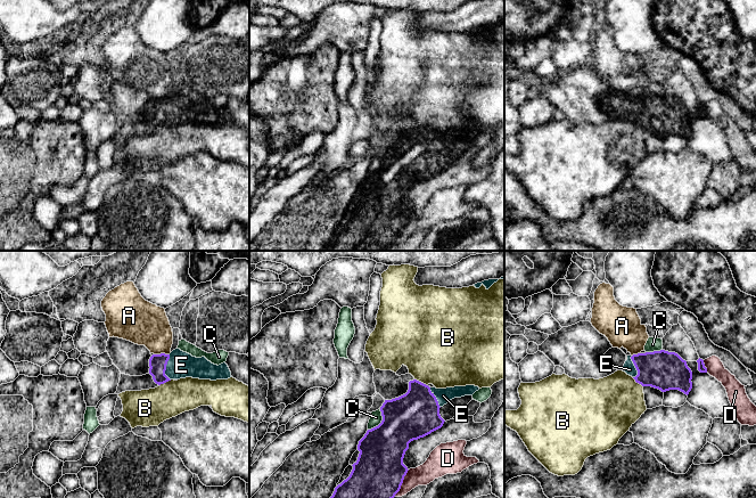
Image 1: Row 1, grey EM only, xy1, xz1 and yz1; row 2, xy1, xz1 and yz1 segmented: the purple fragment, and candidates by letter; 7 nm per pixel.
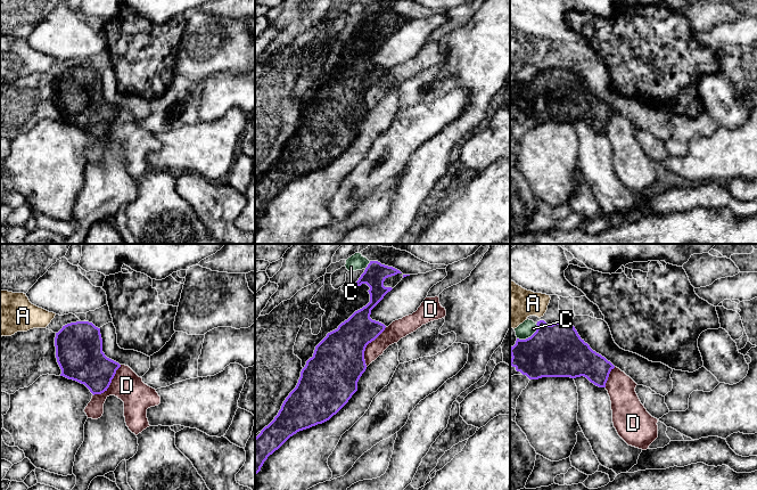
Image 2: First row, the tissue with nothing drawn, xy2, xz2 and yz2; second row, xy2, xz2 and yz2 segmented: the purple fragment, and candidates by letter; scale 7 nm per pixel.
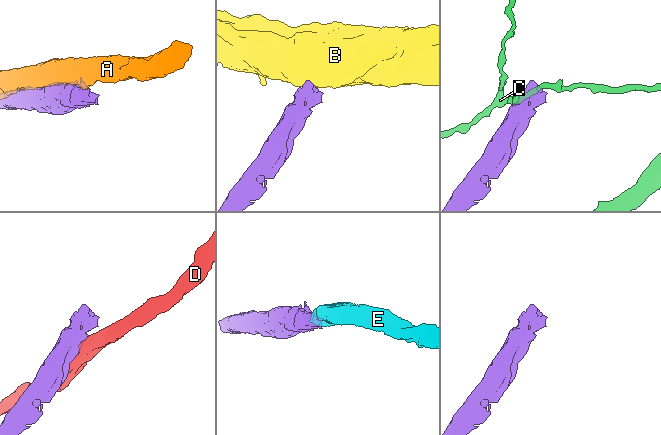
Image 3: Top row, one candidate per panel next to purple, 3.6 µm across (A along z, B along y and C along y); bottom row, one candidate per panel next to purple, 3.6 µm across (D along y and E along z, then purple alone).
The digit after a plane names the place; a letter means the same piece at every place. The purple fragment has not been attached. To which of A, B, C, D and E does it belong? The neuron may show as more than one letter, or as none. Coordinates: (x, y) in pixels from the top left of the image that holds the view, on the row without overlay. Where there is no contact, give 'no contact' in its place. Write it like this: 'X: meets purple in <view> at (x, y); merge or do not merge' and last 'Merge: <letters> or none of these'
A: meets purple in xy1 at (161, 98); do not merge
B: meets purple in xz1 at (420, 127); do not merge
C: meets purple in xz1 at (381, 166); do not merge
D: meets purple in xz2 at (365, 91); do not merge
E: meets purple in xy1 at (165, 112); merge
Merge: E

